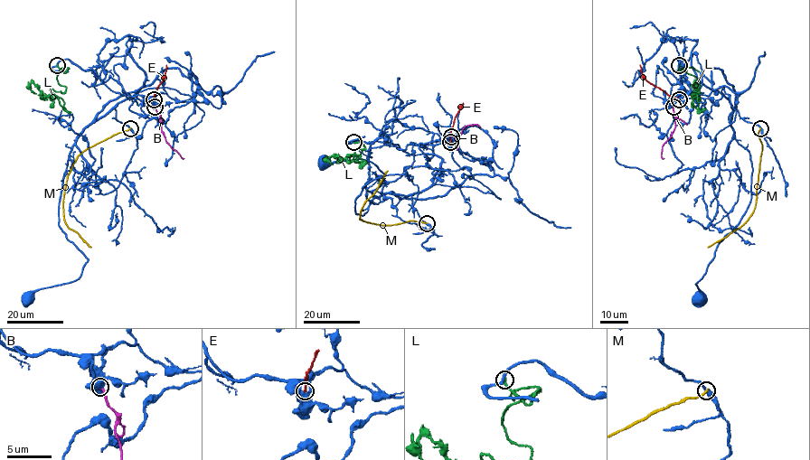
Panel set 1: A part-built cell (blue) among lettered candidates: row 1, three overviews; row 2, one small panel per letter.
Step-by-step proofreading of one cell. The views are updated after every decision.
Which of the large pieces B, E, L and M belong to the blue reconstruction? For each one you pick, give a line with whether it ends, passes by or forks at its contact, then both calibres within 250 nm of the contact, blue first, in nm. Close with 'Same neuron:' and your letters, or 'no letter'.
Same neuron: no letter

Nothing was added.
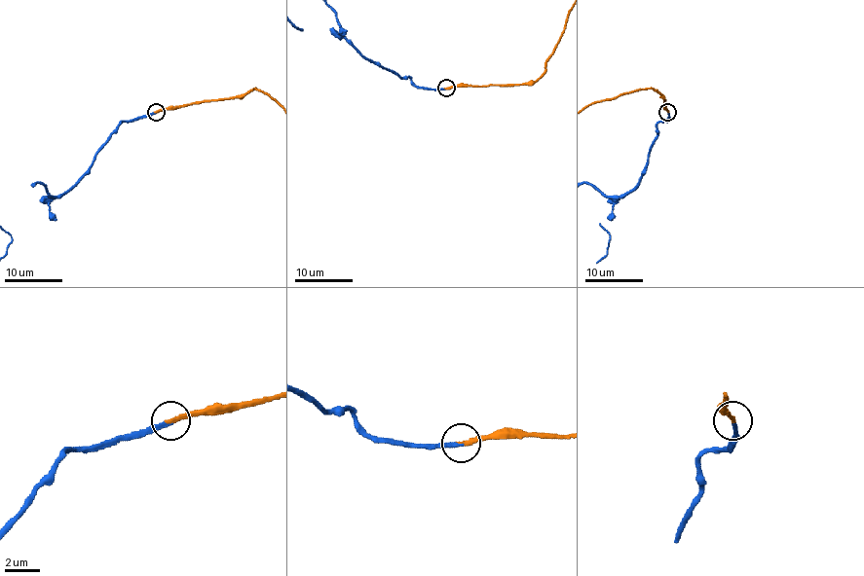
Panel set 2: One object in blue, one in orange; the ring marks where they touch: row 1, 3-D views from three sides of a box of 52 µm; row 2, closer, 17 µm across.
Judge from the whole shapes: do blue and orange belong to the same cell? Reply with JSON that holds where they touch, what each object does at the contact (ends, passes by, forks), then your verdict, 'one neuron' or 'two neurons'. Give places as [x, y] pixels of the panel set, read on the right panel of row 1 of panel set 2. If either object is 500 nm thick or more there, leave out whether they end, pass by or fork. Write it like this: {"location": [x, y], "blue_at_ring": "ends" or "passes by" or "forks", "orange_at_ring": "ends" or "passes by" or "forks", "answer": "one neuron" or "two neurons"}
{"location": [667, 112], "blue_at_ring": "ends", "orange_at_ring": "ends", "answer": "one neuron"}

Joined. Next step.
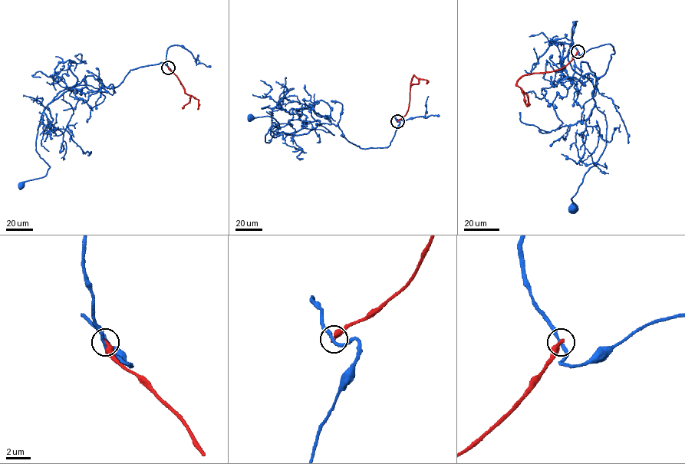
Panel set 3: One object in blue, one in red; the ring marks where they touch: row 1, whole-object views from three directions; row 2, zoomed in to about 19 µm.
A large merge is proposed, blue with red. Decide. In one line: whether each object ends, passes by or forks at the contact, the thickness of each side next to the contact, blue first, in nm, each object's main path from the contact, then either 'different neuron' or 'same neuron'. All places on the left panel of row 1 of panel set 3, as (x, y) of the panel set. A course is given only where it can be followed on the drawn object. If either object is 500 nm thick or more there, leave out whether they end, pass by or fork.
blue passes by | red ends | 240/400 nm | blue via (168, 67), (131, 69), (115, 87), (87, 75), (60, 90), (36, 139), (50, 168), (21, 185) | red via (168, 67), (176, 75), (186, 93), (199, 100), (197, 109) | different neuron

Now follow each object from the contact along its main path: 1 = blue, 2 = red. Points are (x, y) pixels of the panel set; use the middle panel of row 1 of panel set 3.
1: (397, 121), (388, 146), (365, 149), (333, 123), (301, 135), (279, 132), (266, 143), (279, 123), (251, 118)
2: (397, 121), (408, 109), (413, 76), (426, 80), (426, 83)

